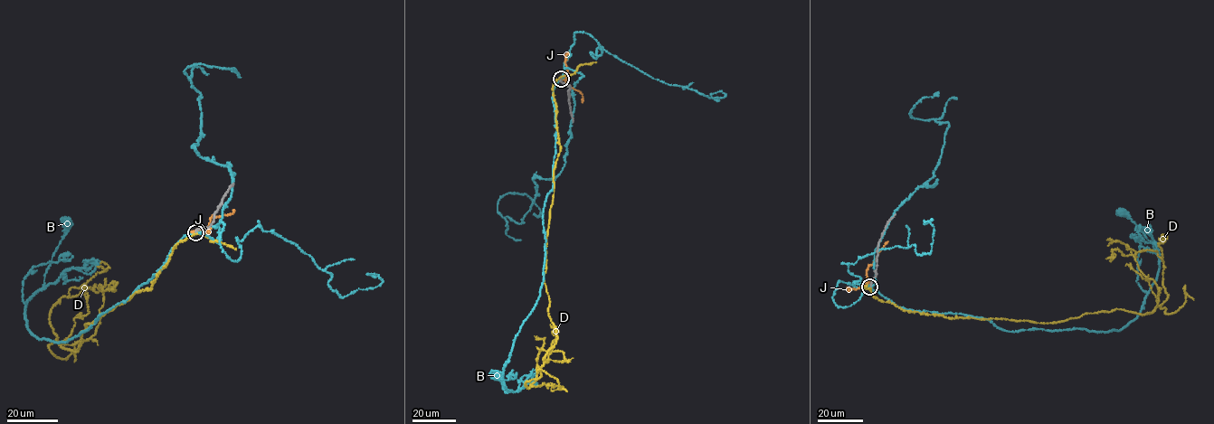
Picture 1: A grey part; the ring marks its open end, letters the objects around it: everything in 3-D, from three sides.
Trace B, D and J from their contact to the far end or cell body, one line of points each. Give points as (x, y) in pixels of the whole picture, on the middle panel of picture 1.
B: (561, 79), (552, 97), (553, 187), (543, 215), (540, 296), (503, 368), (507, 393), (497, 375)
D: (560, 79), (553, 88), (560, 153), (544, 281), (556, 342), (527, 388), (536, 378), (544, 343), (535, 339)
J: (560, 79), (567, 75), (567, 83), (581, 91), (583, 102)

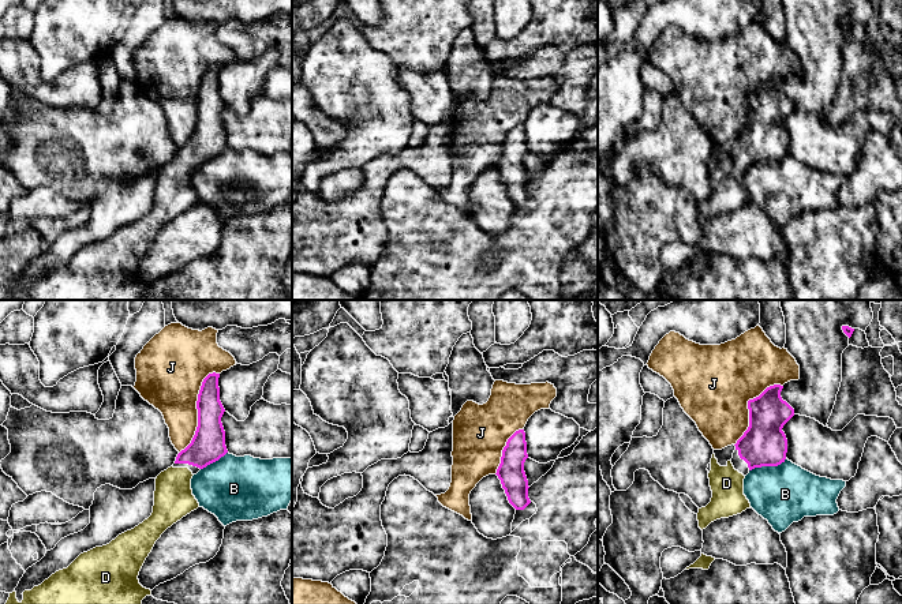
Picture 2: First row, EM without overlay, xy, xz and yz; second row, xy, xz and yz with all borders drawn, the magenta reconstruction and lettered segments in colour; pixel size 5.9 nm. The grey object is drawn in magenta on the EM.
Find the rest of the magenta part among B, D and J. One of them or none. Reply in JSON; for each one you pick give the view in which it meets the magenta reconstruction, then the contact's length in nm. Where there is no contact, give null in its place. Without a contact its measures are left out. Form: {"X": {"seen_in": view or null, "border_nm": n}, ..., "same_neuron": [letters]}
{"D": {"seen_in": null}, "same_neuron": ["D"]}

